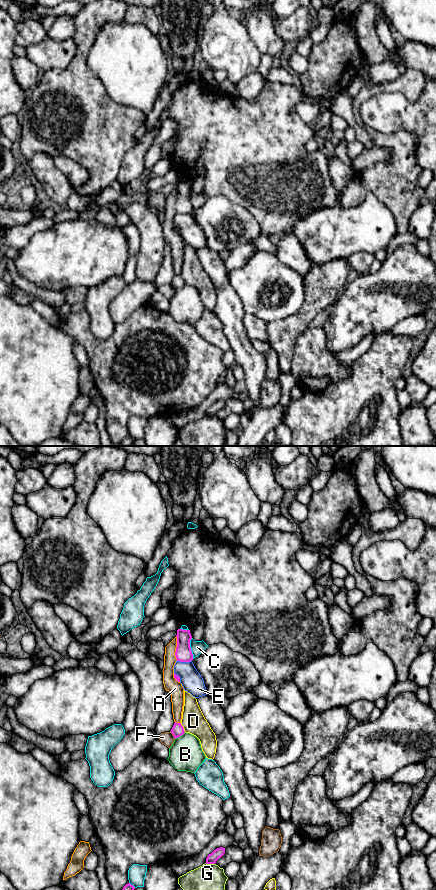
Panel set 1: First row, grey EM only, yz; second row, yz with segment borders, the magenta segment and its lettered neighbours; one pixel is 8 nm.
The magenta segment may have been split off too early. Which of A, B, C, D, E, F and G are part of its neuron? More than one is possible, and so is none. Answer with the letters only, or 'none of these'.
none of these

